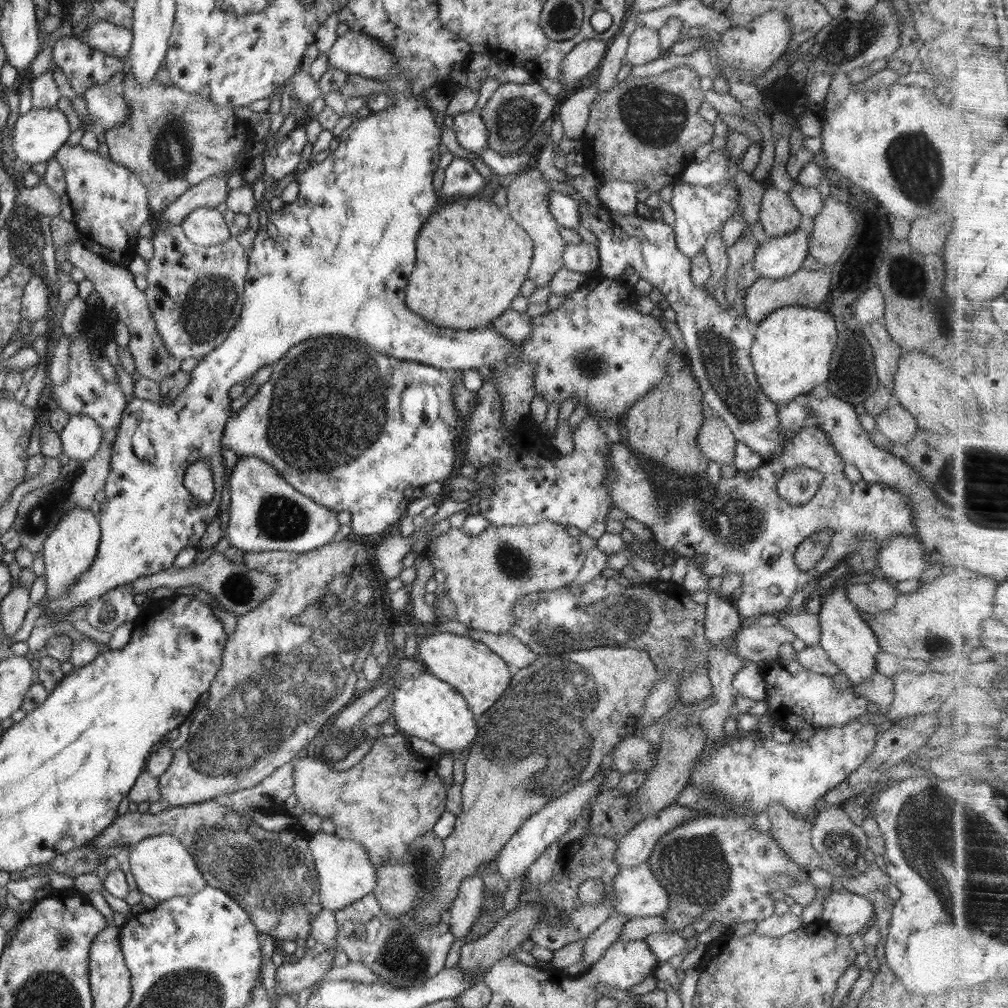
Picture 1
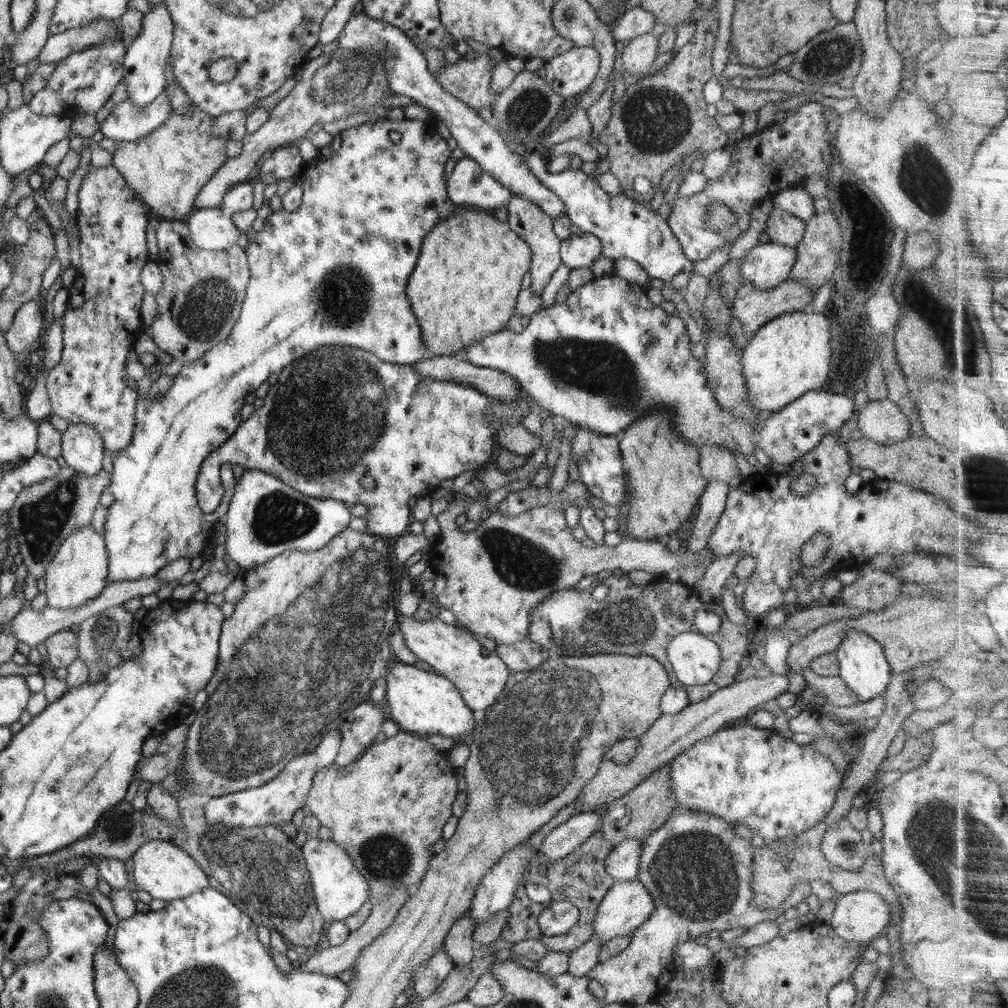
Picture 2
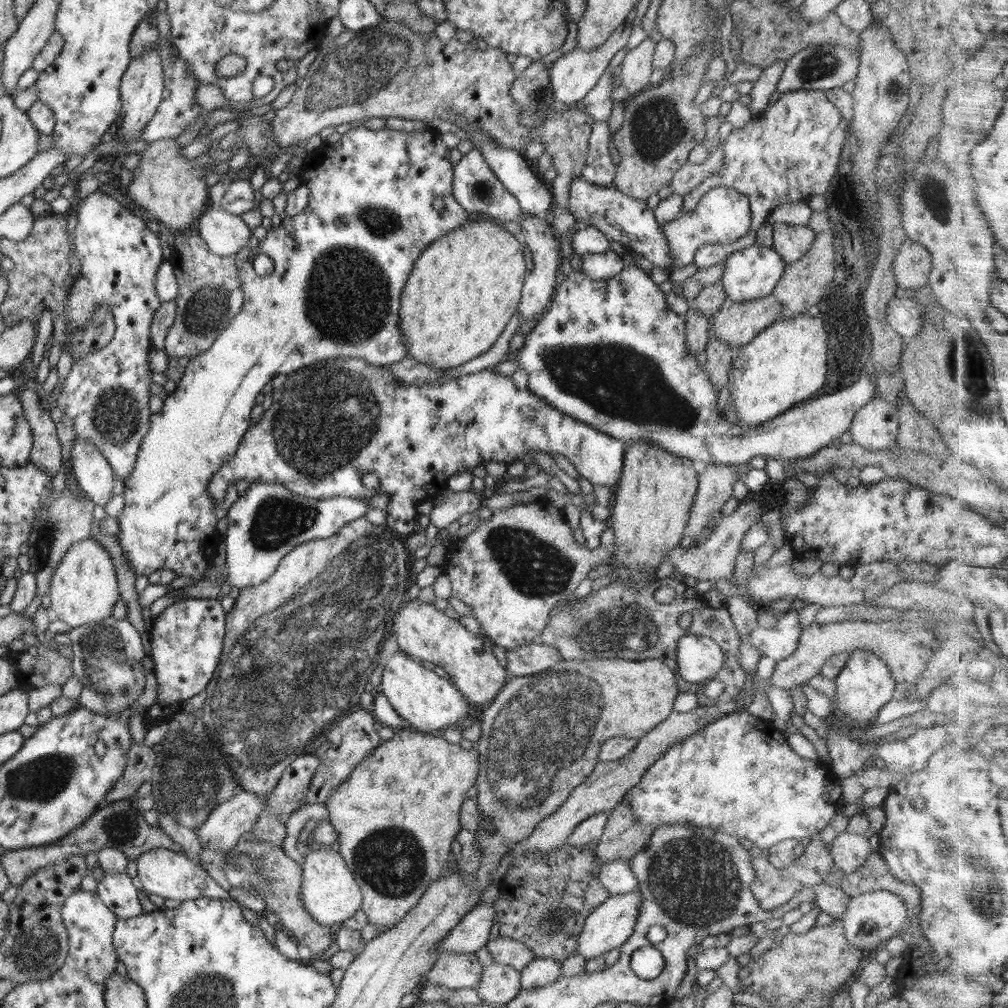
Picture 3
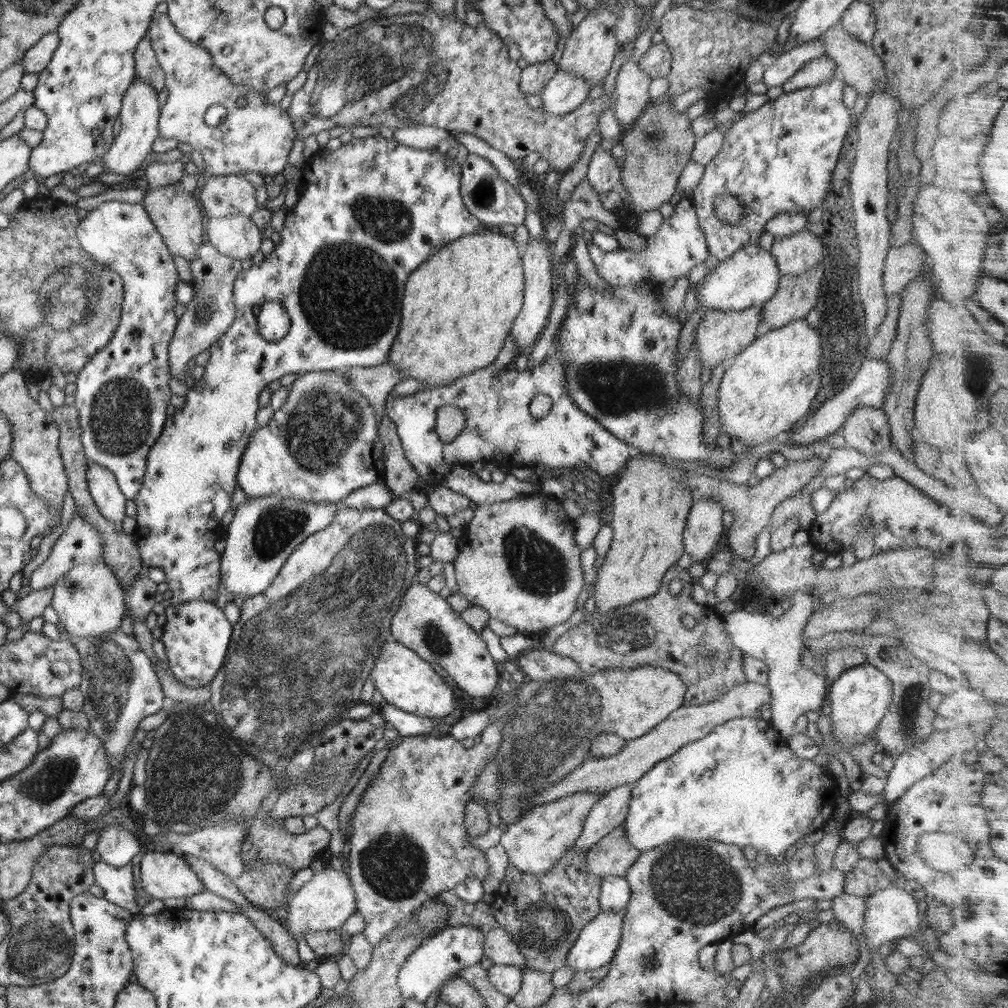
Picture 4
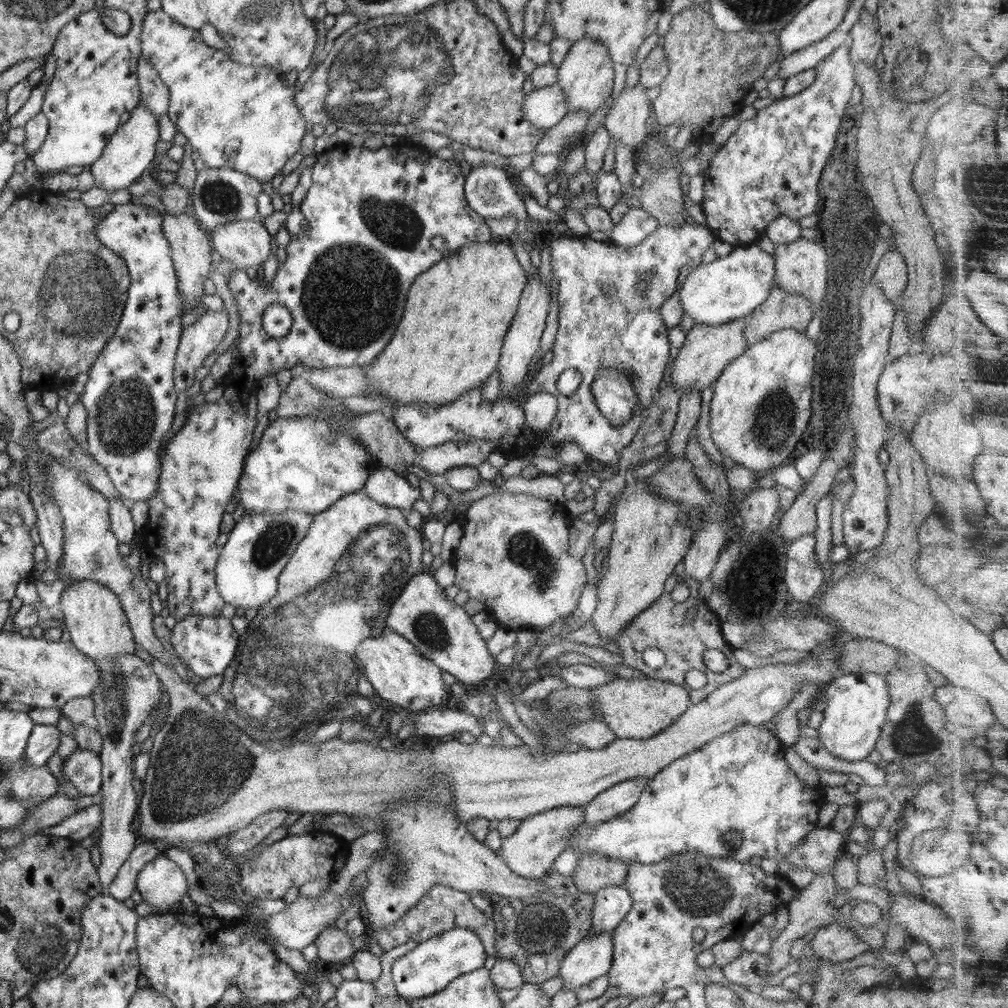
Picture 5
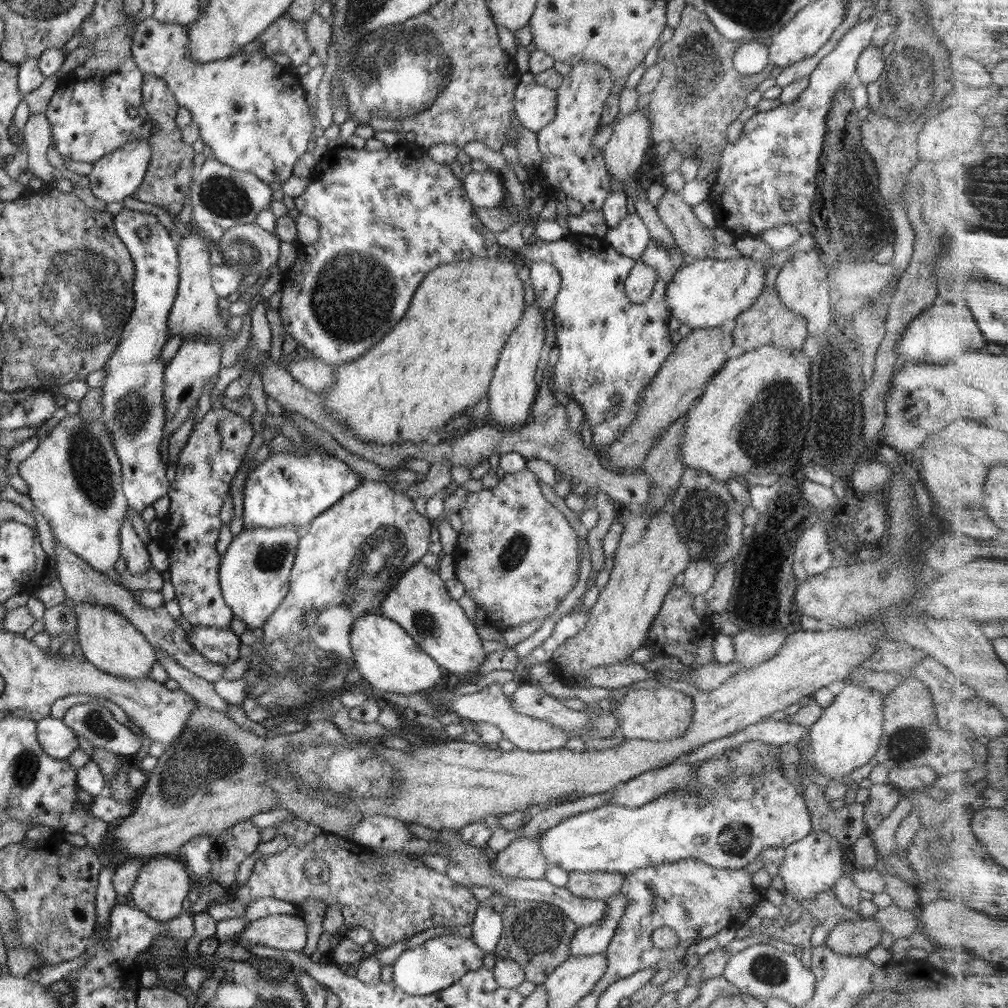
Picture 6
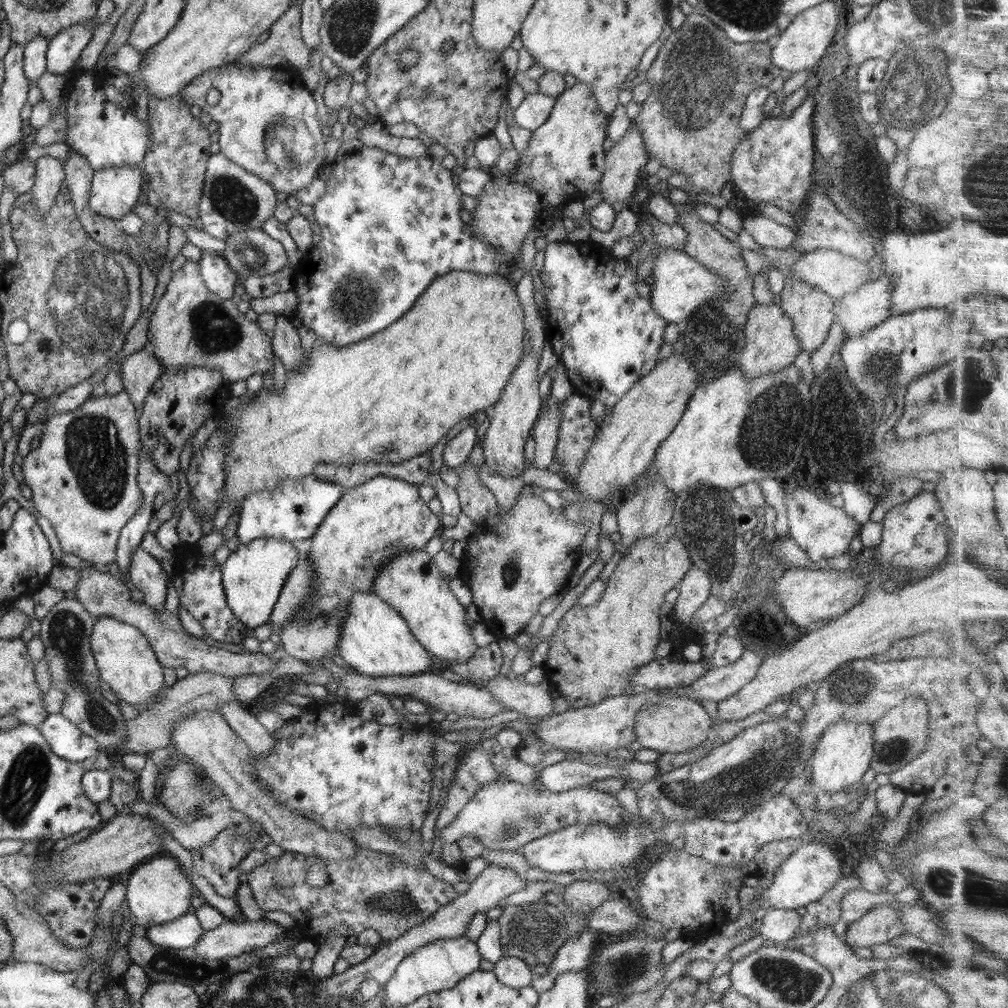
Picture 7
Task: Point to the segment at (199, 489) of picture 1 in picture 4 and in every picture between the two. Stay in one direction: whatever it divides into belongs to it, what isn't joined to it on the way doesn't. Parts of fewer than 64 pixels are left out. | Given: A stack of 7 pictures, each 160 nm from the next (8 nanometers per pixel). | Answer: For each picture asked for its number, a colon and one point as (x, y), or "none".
2: (339, 414)
3: (336, 419)
4: (323, 443)

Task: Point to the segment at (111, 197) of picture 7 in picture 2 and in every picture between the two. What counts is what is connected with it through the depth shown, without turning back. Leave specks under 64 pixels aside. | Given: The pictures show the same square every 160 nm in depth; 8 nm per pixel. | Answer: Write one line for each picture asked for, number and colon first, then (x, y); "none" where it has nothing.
2: (145, 62)
3: (142, 85)
4: (139, 116)
5: (129, 152)
6: (119, 174)

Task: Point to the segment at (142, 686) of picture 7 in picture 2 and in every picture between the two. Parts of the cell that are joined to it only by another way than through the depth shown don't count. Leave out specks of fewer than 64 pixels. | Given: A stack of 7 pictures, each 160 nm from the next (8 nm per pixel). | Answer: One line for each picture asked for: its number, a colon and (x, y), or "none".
2: (79, 572)
3: (84, 589)
4: (89, 601)
5: (98, 626)
6: (111, 643)

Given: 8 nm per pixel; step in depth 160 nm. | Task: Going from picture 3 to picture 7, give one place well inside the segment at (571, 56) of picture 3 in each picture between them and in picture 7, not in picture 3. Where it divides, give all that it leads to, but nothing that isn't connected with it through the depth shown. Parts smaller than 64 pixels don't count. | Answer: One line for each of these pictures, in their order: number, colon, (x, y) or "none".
4: (564, 93)
5: (545, 107)
6: (535, 106)
7: (536, 108)

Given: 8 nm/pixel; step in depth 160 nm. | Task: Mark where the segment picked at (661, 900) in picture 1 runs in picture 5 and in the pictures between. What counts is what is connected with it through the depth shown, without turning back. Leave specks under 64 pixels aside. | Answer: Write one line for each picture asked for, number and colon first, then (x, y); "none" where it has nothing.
2: (626, 905)
3: (608, 926)
4: (597, 942)
5: (592, 956)

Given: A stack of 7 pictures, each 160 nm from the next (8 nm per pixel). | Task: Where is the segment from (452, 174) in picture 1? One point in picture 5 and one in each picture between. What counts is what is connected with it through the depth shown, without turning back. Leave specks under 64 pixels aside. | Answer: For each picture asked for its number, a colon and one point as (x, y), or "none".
2: (469, 184)
3: (475, 187)
4: (492, 200)
5: (490, 192)

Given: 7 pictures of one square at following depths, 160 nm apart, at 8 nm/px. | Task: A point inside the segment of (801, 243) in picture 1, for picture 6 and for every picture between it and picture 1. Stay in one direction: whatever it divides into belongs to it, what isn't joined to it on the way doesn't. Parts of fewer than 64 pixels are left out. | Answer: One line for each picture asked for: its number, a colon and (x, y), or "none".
2: (766, 265)
3: (751, 273)
4: (749, 278)
5: (730, 288)
6: (704, 294)

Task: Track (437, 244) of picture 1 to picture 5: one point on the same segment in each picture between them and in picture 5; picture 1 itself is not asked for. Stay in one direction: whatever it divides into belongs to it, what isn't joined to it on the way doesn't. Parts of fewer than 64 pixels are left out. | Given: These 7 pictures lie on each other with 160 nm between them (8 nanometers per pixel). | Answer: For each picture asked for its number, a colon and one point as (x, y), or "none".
2: (465, 286)
3: (464, 288)
4: (459, 306)
5: (449, 341)

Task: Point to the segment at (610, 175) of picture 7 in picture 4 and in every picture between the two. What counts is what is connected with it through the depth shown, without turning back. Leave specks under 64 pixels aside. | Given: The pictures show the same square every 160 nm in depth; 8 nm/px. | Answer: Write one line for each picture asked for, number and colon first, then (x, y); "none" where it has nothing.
4: (632, 98)
5: (626, 121)
6: (624, 153)

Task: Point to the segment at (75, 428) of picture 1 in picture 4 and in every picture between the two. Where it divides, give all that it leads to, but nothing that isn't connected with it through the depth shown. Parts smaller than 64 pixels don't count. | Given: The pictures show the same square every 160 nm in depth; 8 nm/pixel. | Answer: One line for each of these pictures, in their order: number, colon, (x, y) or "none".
2: (82, 448)
3: (94, 475)
4: (108, 498)

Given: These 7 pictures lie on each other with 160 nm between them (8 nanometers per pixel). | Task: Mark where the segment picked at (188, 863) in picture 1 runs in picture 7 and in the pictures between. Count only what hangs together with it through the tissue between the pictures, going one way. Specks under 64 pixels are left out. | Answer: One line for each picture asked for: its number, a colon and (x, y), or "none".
2: (165, 871)
3: (163, 872)
4: (164, 874)
5: (161, 882)
6: (159, 890)
7: (158, 891)

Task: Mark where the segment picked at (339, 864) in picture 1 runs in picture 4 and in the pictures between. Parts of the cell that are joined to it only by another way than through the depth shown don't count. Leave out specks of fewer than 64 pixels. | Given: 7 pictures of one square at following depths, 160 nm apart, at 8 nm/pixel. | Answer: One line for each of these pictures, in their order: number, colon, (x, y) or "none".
2: (340, 889)
3: (330, 894)
4: (325, 902)

